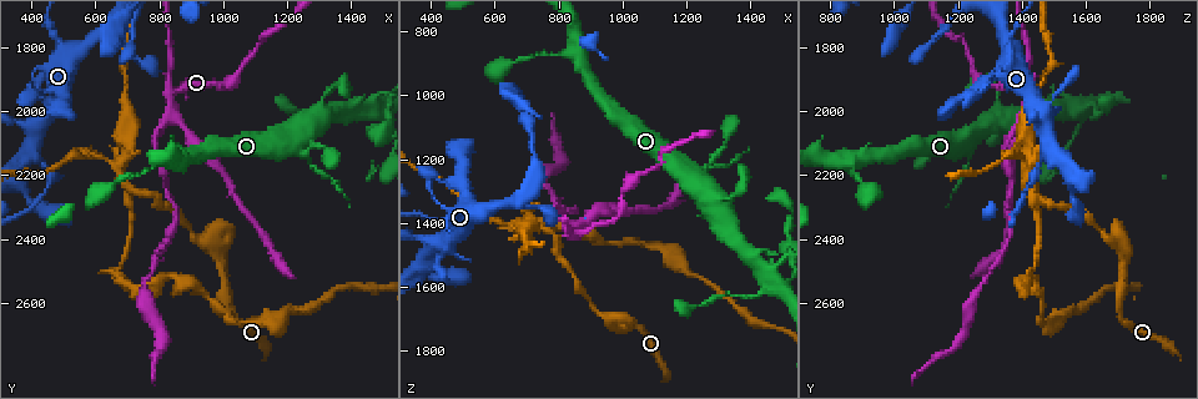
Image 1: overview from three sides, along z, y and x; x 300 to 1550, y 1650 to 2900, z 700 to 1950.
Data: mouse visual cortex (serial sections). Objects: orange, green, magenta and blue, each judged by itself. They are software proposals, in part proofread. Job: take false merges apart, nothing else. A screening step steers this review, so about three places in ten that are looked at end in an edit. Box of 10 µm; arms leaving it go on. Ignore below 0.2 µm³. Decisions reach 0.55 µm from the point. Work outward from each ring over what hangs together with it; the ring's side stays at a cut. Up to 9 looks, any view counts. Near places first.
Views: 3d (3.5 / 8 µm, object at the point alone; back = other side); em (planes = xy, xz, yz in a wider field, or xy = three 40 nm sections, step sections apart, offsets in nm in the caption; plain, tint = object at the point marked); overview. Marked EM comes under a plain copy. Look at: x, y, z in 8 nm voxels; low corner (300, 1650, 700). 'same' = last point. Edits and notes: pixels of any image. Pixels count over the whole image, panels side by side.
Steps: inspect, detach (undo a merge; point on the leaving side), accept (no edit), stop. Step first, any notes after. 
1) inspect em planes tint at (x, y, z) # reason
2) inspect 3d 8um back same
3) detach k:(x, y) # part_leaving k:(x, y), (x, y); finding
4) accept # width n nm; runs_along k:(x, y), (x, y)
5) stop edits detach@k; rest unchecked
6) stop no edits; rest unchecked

inspect 3d 3.5um at (910, 2390, 1670) # abrupt turn

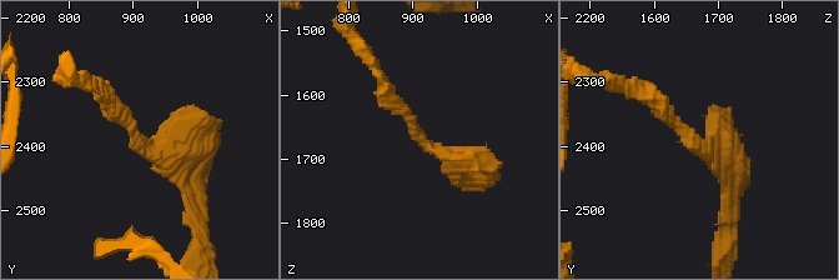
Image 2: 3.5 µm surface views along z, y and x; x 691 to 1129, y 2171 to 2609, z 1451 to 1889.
inspect em xy step 3 tint at (915, 2400, 1670) # now the EM

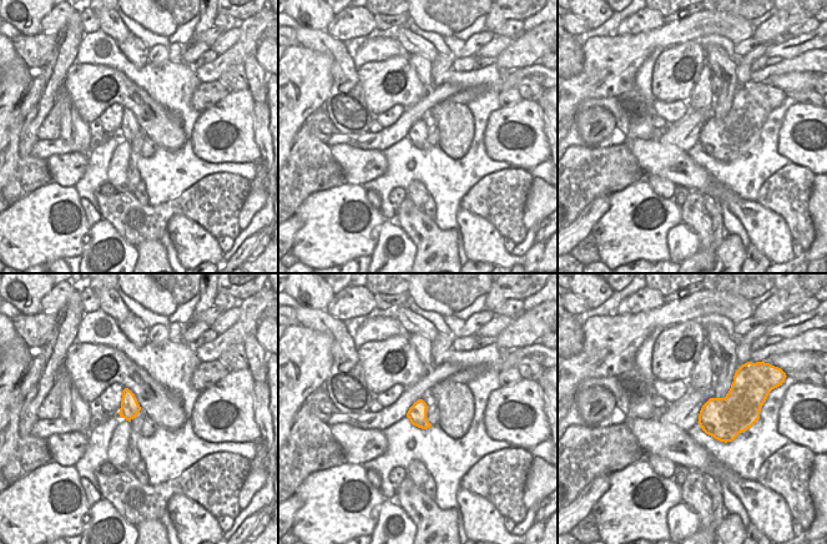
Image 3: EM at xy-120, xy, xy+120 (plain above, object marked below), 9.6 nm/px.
accept # width 180 nm; runs_along 2:(472, 180), (422, 141), (383, 84); all the same cell

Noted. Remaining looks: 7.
inspect 3d 8um at (710, 2230, 1400)

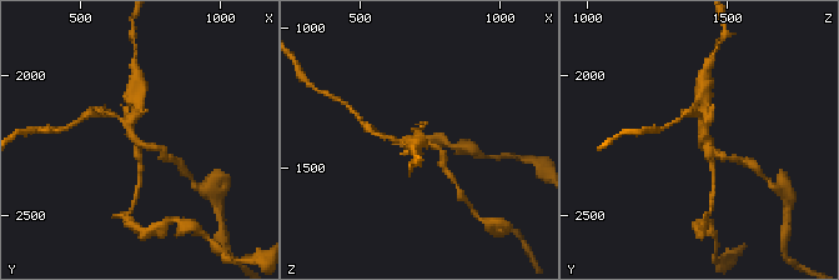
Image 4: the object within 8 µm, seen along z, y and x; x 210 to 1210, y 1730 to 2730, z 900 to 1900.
inspect 3d 3.5um same # zoom in

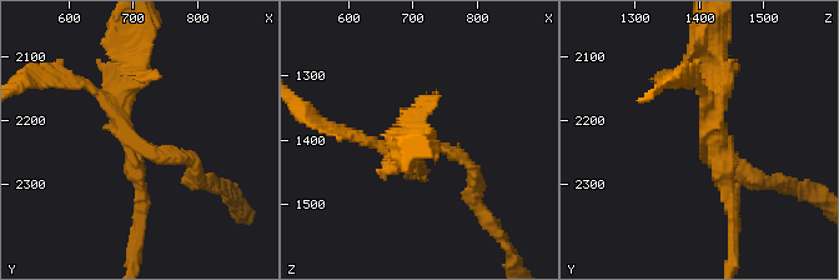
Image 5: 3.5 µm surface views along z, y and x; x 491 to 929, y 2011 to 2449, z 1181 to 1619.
inspect em xy step 1 tint at (715, 2240, 1405) # arms 3; arm_widths 200, 200, 200 nm; now the EM

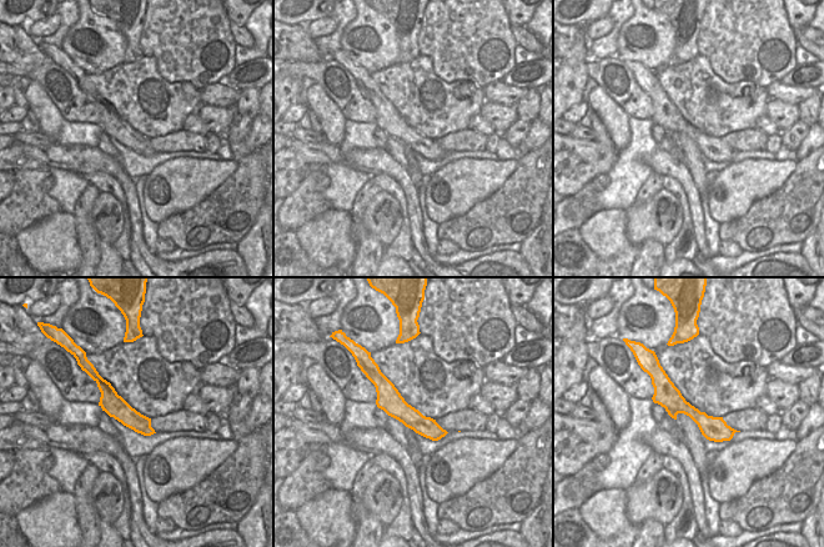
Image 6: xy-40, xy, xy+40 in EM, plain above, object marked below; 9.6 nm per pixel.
detach 5:(698, 54) # two cells meet here

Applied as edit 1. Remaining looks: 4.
inspect 3d 3.5um at (840, 2010, 1420) # two arms in line, one across

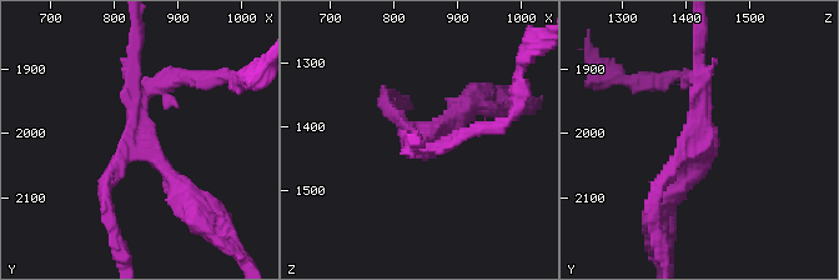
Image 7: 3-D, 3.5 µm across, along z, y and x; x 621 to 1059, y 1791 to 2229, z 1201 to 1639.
inspect em xy step 2 tint at (835, 2010, 1420) # arms 3; arm_widths 150, 200, 200 nm

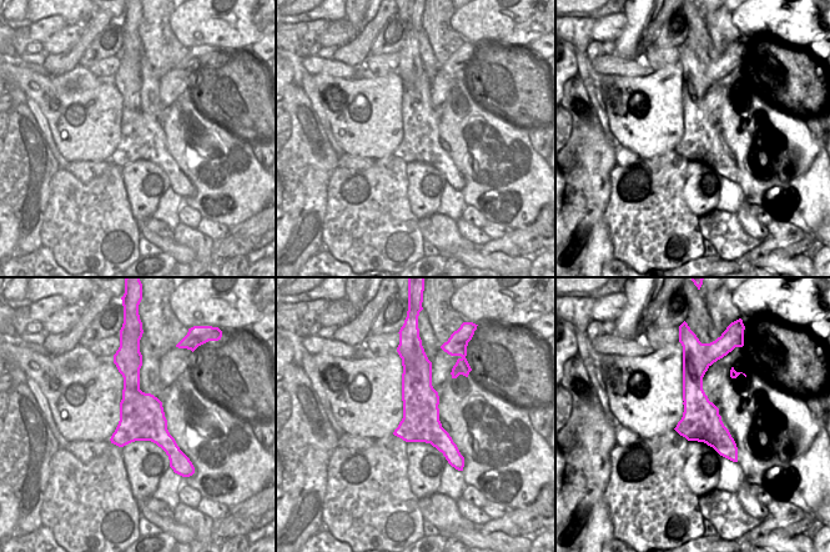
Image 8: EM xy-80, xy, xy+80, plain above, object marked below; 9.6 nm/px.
detach 7:(140, 143) # border 8:(704, 356), (709, 365); a second cell is stuck on

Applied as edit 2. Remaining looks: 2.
stop edits detach@5, detach@7; rest unchecked

